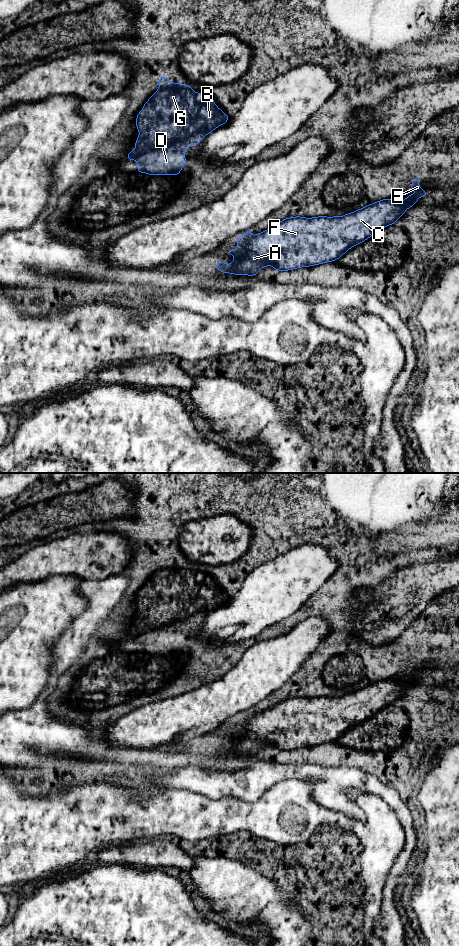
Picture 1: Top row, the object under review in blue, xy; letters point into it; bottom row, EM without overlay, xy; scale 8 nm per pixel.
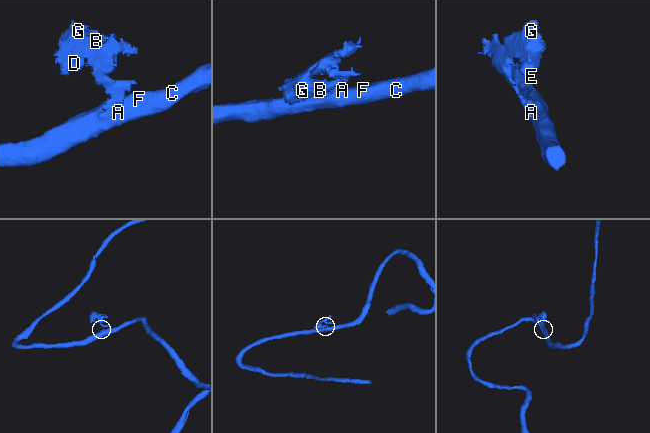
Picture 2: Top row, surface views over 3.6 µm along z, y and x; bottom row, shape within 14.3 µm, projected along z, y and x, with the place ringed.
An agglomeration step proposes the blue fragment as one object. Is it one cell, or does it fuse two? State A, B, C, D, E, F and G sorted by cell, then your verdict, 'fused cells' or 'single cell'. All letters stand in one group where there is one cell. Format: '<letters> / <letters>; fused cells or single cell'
A C E F / B D G; fused cells

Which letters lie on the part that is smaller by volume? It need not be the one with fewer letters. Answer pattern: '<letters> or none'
B, D, G

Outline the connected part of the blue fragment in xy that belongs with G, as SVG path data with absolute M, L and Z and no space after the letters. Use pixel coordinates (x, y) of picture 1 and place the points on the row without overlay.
M164 555L159 556L158 565L159 569L136 596L135 606L139 616L135 621L135 630L127 633L127 641L137 640L137 653L176 656L187 644L185 630L226 604L230 596L217 587L212 577L193 571L191 565L172 563Z

